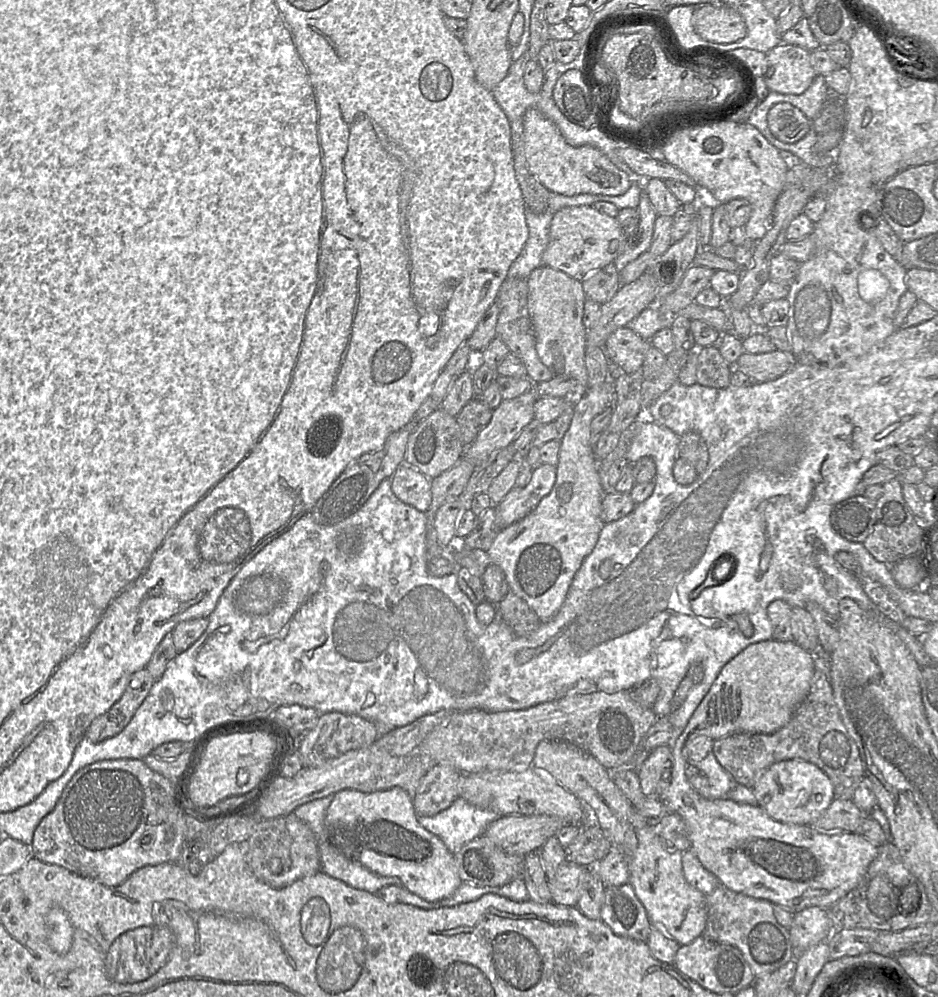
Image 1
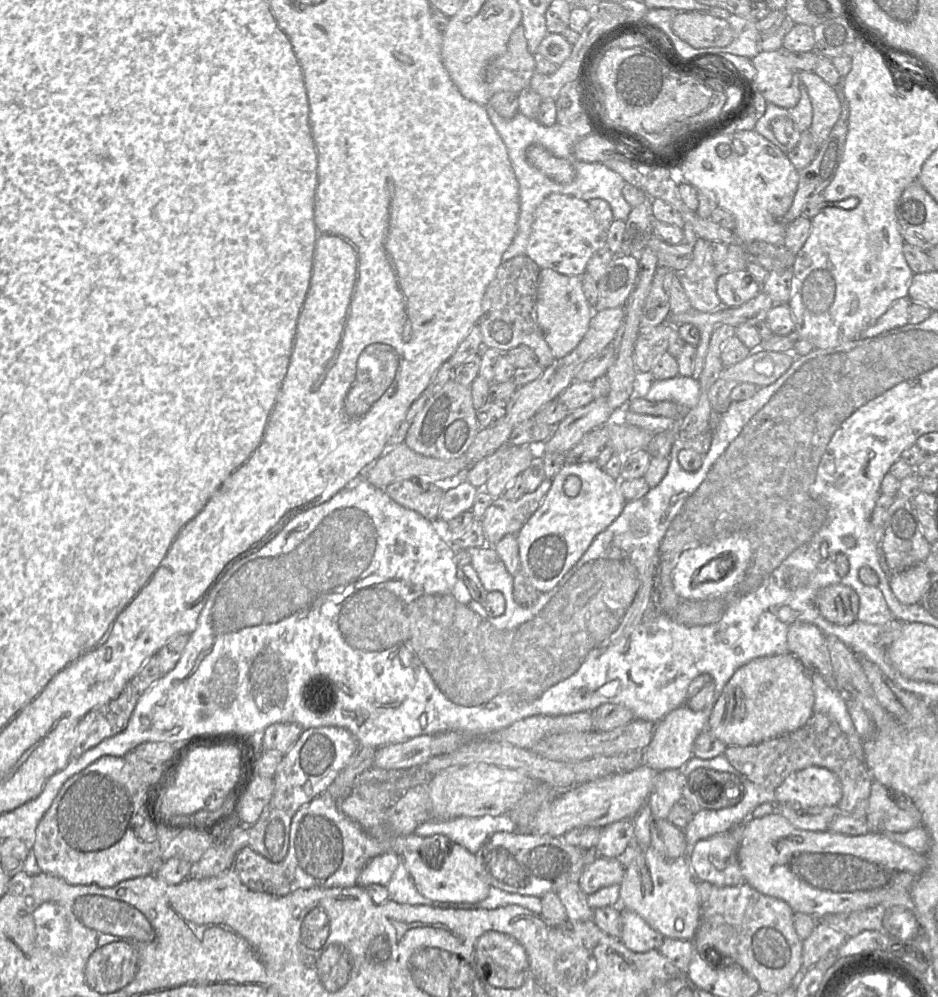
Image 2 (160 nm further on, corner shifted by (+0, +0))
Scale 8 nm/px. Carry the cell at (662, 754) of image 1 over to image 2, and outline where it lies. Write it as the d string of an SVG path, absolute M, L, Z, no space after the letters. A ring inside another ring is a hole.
M682 768L658 772L647 800L654 818L667 819L672 807L681 802L686 782Z

